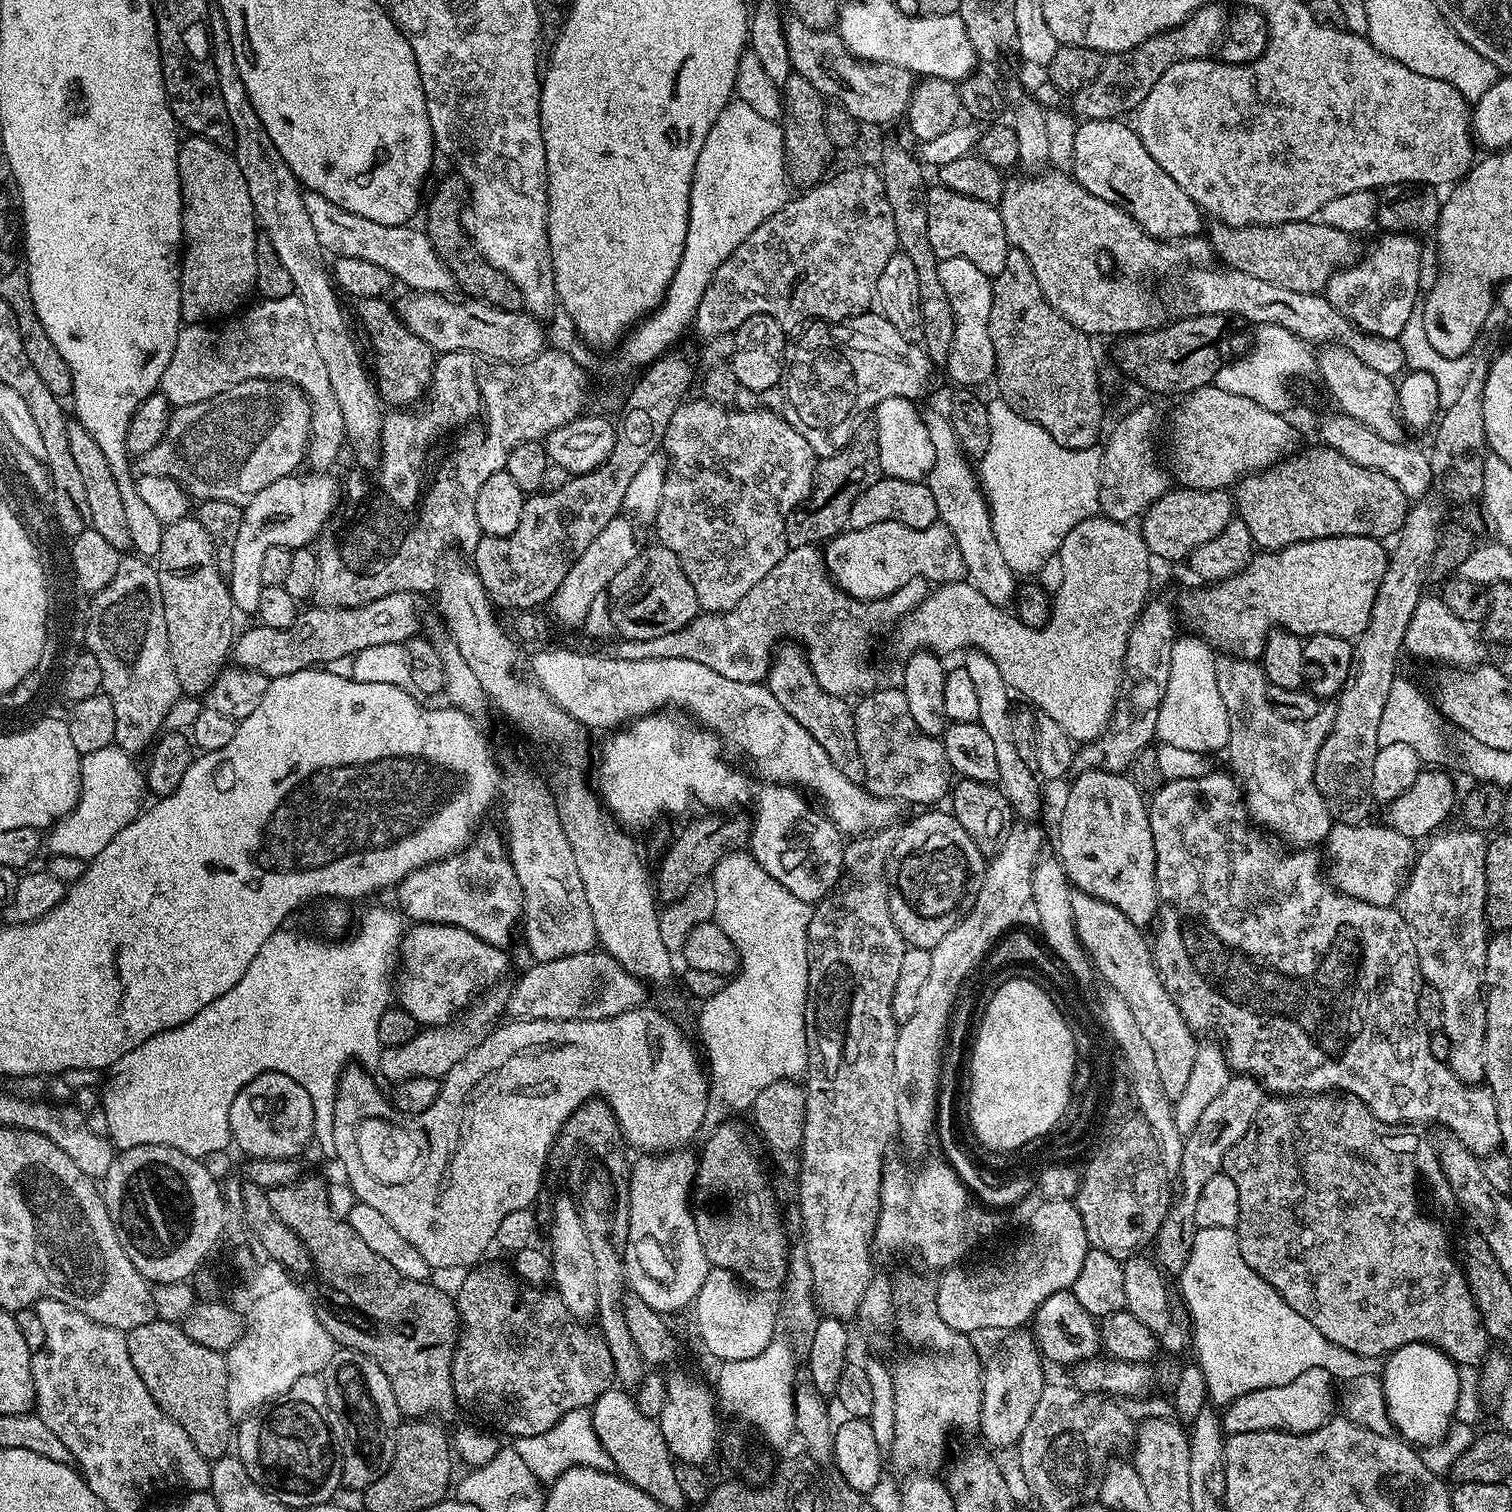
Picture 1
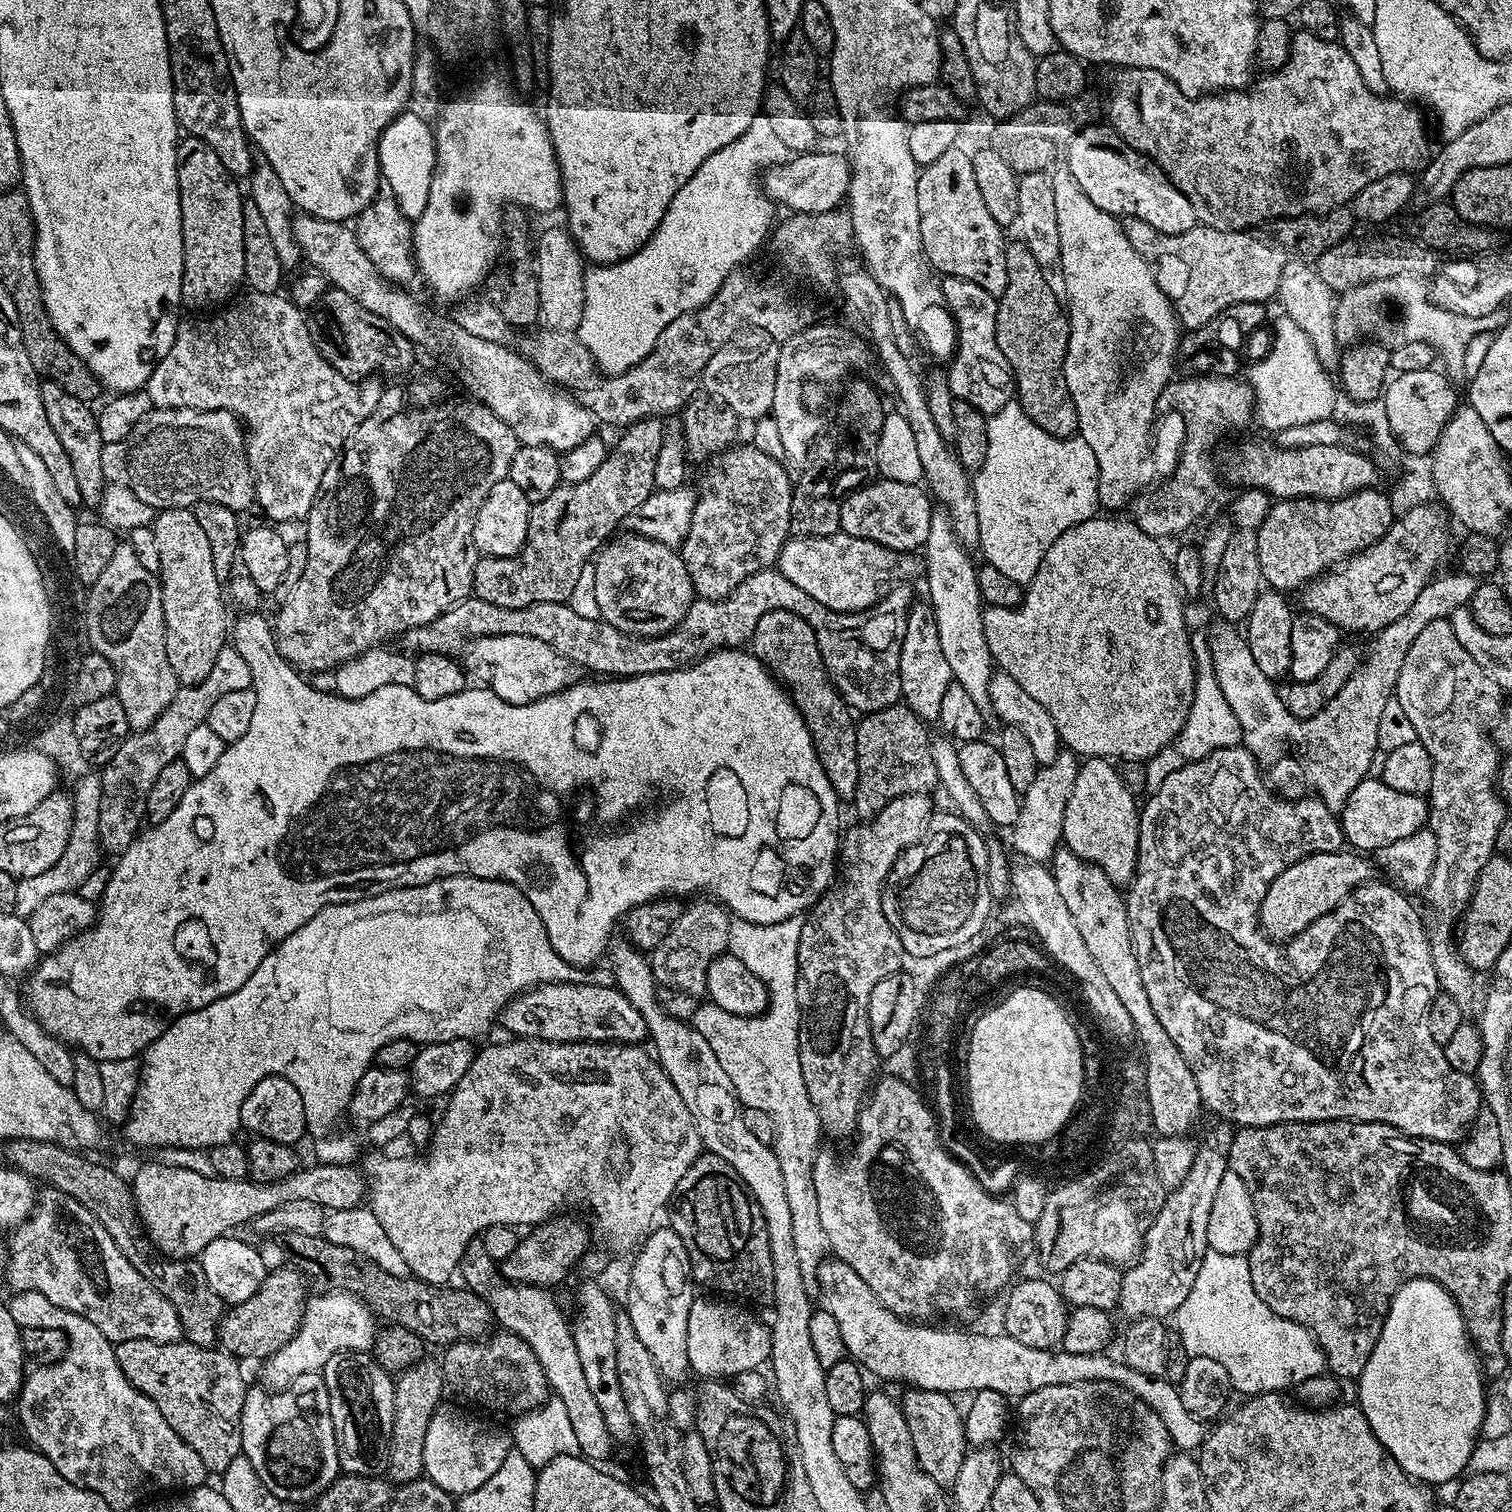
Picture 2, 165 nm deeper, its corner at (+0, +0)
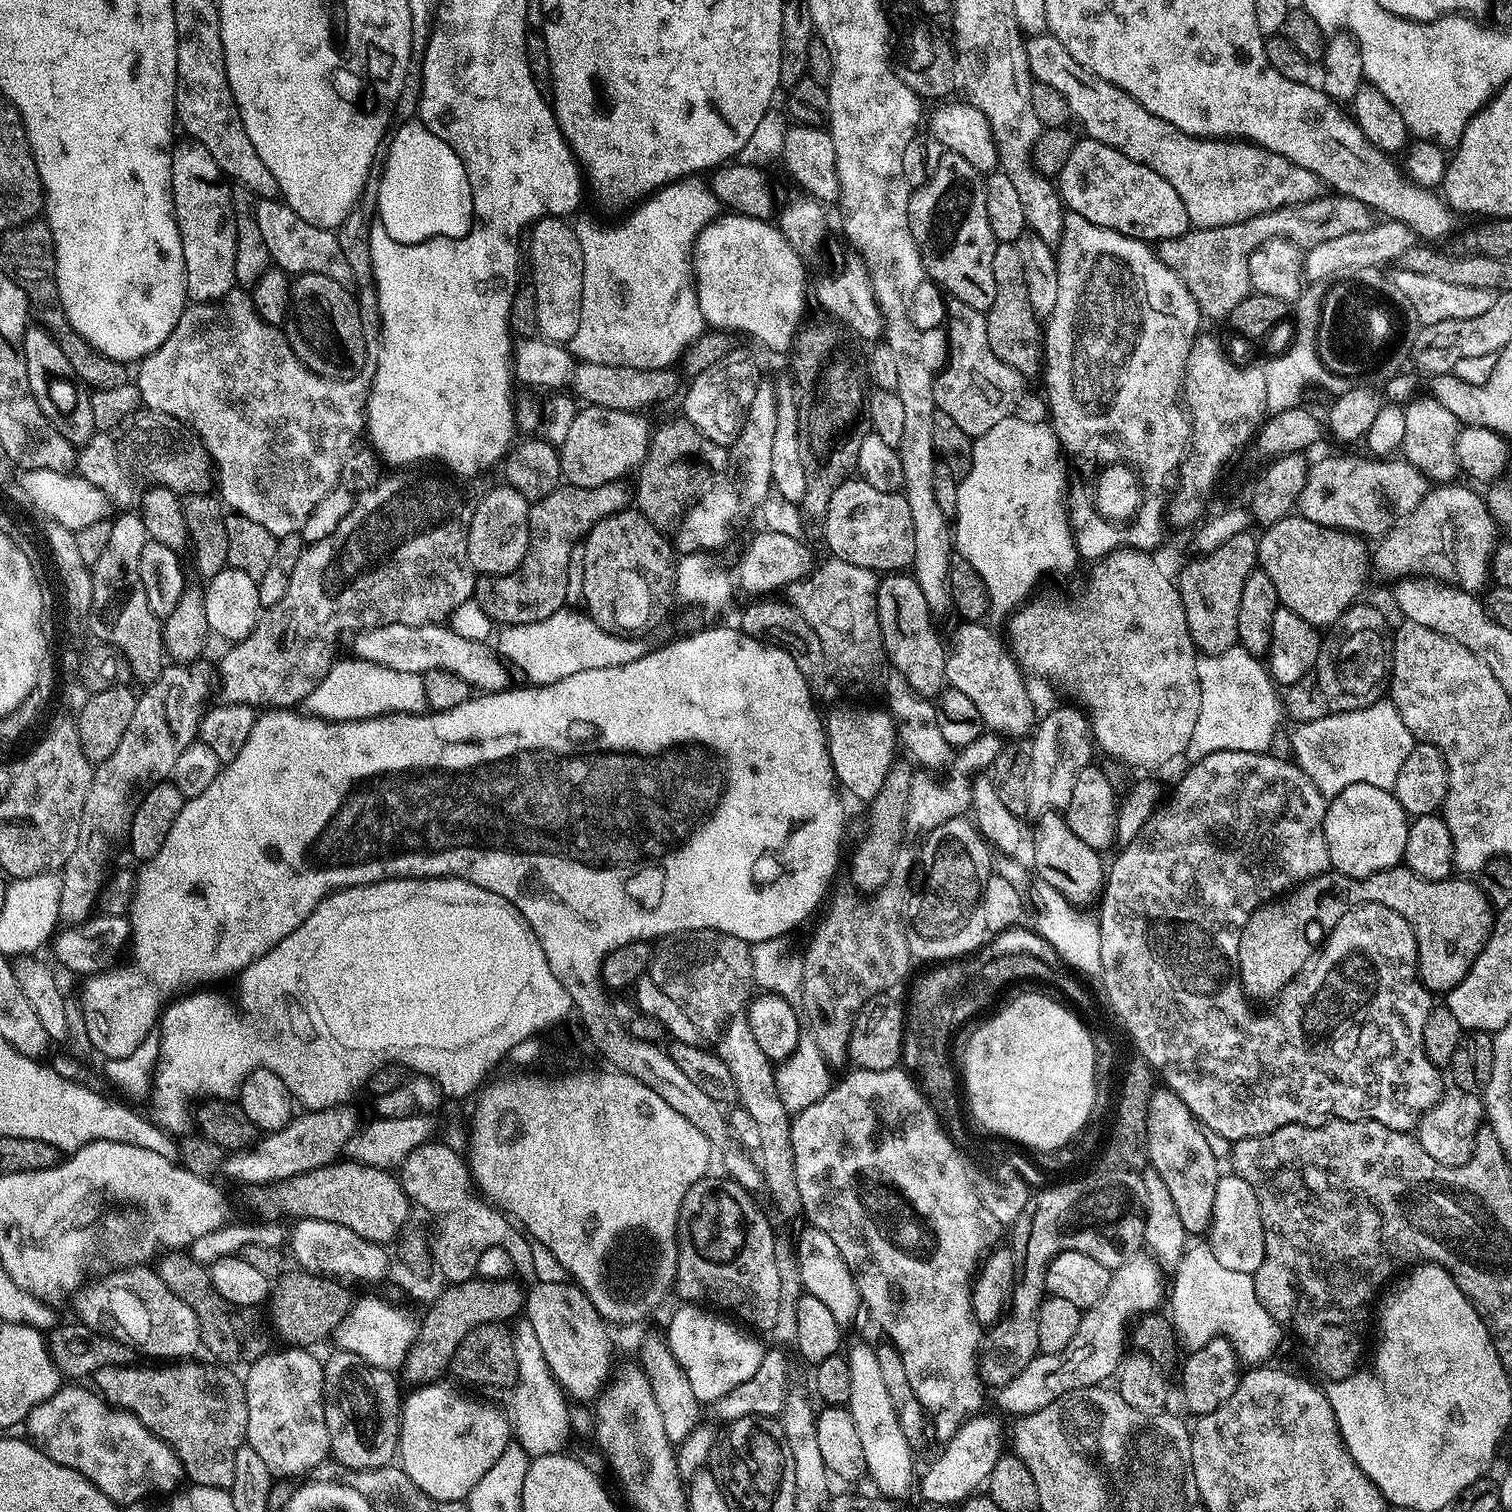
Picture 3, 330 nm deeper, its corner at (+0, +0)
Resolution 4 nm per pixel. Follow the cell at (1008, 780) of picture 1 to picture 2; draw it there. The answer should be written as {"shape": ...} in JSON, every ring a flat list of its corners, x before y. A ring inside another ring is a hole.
{"shape":[[944,510,933,511,930,518,930,534,926,538,922,549,922,560,926,565,926,576,928,572,928,596,926,596,926,600,932,606,932,613,938,626,938,638,942,641,942,654,946,657,946,662,950,666,953,681,962,685,970,693,970,698,974,698,978,710,982,710,982,714,988,718,993,715,992,699,990,698,990,678,994,671,994,661,990,654,990,646,986,646,984,608,982,607,978,582,976,581,977,565,972,564,968,554,970,554,969,549,961,544,960,540,955,536,948,513]]}

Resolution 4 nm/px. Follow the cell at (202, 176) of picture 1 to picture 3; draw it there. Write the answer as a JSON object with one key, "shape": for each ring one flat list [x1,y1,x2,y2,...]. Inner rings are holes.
{"shape":[[191,138,177,139,172,153,172,214,182,238,182,258,186,270,186,290,189,301,210,303,220,300,231,288,237,287,234,274,236,245,236,215,232,209,232,184,221,172,218,162,210,158,210,150]]}

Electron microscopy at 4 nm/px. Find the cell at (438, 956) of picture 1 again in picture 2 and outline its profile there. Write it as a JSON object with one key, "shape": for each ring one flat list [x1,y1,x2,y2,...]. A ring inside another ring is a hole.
{"shape":[[572,983,537,984,519,996,512,997,507,1006,498,1013,499,1027,504,1027,508,1034,516,1038,559,1044,613,1042,639,1045,647,1039,648,1027,645,1019,619,988,610,984]]}

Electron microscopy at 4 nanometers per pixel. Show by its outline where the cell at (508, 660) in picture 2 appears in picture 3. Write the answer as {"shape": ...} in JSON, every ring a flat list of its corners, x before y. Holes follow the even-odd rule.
{"shape":[[443,623,406,626,387,624,377,628,361,628,352,640,351,655,358,660,386,666,390,670,426,673,430,670,450,670,471,684,473,689,485,693,501,691,504,684,505,665,495,651,488,649,487,643,476,643,456,633,451,626],[501,664,501,665,500,665],[504,667,504,668,503,668]]}

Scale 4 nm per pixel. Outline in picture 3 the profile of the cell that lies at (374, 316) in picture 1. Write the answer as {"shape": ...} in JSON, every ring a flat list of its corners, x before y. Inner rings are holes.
{"shape":[[299,273,290,284,290,314,282,325,284,336,301,363,320,376,336,380,353,379,368,358,357,297,344,286,326,274]]}

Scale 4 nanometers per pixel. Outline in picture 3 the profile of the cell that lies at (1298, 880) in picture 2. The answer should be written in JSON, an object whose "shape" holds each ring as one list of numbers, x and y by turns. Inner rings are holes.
{"shape":[[1406,866,1387,868,1361,880,1329,870,1301,891,1303,893,1290,912,1260,908,1247,917,1238,942,1239,984,1256,1002,1262,996,1276,992,1276,984,1284,984,1284,980,1295,972,1306,937,1315,937,1316,931,1327,934,1350,910,1377,904,1402,914,1402,918,1410,922,1418,950,1421,984,1433,994,1447,994,1466,978,1476,955,1488,941,1494,919,1494,909,1479,883,1472,881,1471,884,1468,878,1456,879,1424,880]]}

